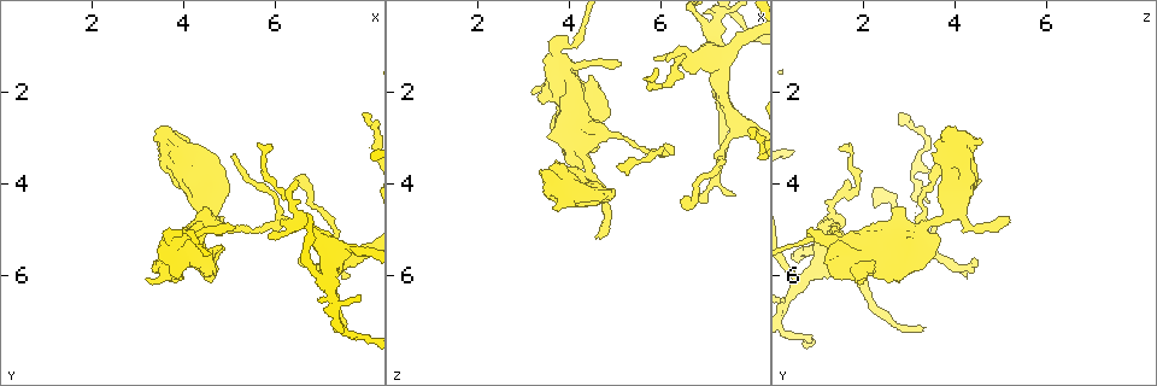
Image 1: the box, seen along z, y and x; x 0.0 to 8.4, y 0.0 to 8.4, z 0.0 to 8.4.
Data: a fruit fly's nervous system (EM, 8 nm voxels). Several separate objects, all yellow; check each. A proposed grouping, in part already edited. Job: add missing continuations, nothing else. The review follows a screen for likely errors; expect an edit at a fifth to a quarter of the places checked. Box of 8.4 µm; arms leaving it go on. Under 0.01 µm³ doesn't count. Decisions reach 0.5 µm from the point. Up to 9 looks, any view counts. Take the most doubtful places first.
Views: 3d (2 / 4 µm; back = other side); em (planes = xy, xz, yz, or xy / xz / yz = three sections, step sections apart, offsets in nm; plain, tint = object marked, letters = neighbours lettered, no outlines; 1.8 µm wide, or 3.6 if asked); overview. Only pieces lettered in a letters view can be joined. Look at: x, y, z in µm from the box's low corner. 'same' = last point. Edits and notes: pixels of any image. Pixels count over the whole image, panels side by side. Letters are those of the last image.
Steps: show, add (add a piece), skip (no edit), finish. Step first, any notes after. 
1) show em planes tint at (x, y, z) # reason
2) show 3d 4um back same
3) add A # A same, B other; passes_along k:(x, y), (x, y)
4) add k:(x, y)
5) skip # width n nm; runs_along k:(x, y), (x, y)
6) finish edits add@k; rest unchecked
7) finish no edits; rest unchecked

show em planes letters at (7.45, 7.15, 3.25)

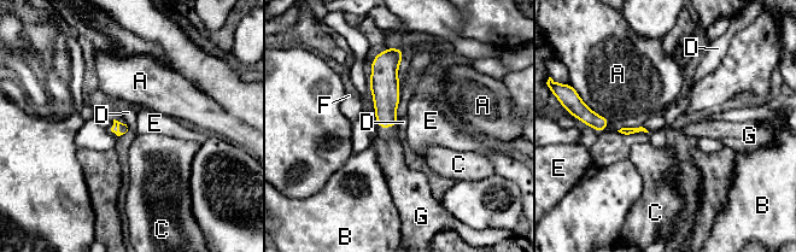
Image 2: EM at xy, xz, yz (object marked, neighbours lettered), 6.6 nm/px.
add G # longest_contact E 200 nm; A other, B other, C other, D other, E other, F other, G same; it goes on there

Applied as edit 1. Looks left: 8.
show overview

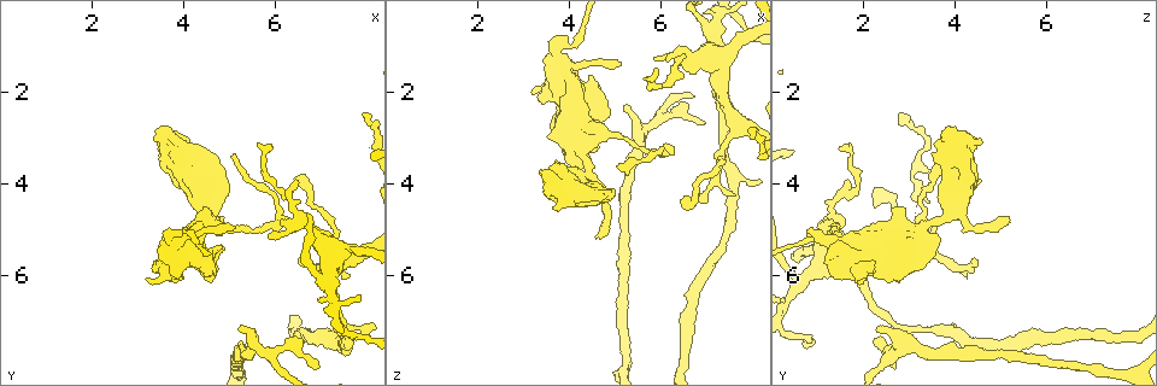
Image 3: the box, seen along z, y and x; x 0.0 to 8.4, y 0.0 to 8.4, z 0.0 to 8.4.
show em planes tint at (6.55, 4.75, 1.30) # arms part here

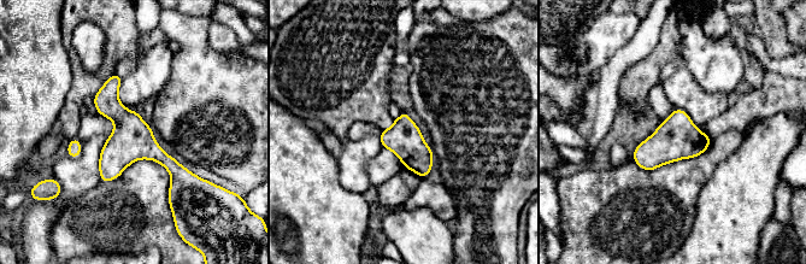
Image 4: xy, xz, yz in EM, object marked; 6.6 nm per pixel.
show em planes letters same # see the neighbours

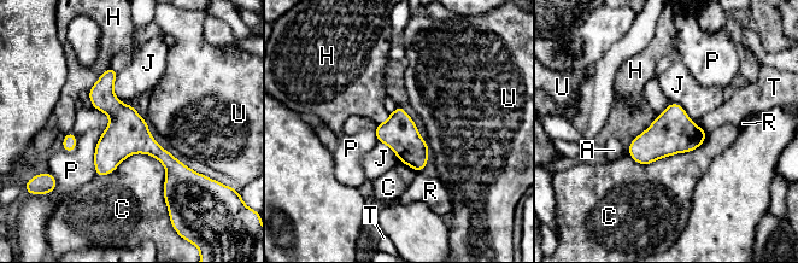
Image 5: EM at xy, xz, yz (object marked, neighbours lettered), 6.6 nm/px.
skip # longest_contact C 500 nm; A other, C other, H other, J other, P other, R other, T other, U other; border 5:(112, 66), (88, 89); none of them fits

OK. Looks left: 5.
show em 3.6um planes plain at (6.15, 4.60, 3.35) # sharp bend

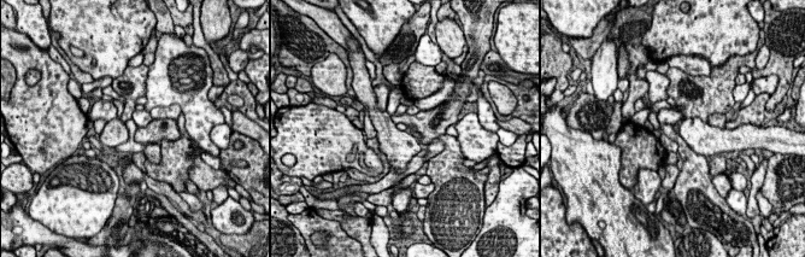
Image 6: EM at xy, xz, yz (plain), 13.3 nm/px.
show em 3.6um planes letters same # what lies round it

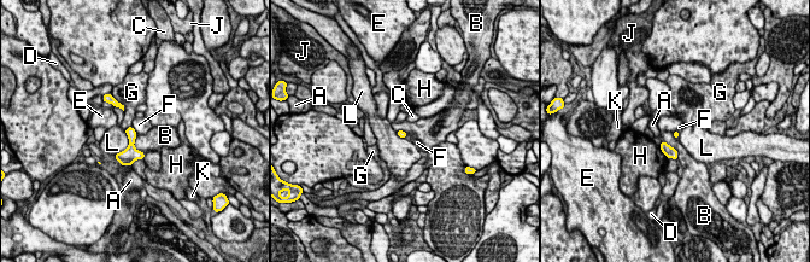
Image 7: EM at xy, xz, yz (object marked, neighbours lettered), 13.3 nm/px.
skip # A other, B other, C other, D other, E other, F other, G other, H other, J other, K other, L other; border 7:(136, 134), (134, 146), (145, 153); none of them fits

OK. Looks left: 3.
show em planes letters at (7.65, 5.55, 2.70) # sharp bend

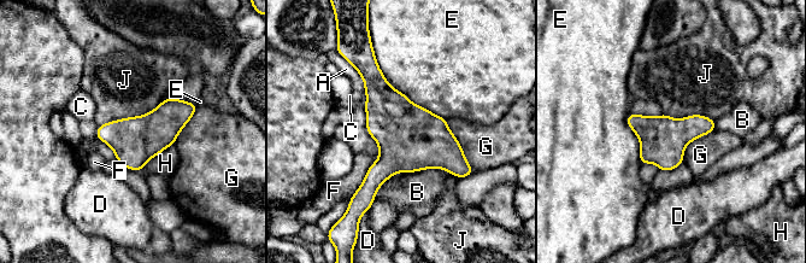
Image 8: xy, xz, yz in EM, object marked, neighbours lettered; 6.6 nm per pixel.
skip # A other, B other, C other, D other, E other, F other, G other, H other, J other; border 8:(165, 99), (141, 115), (98, 126); no lettered piece goes on from it

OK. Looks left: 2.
finish edits add@2; rest unchecked

